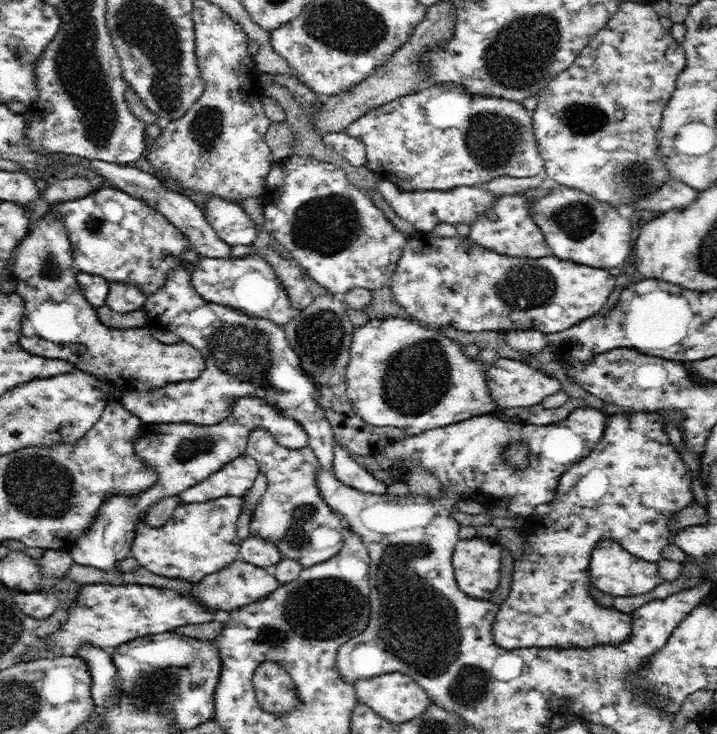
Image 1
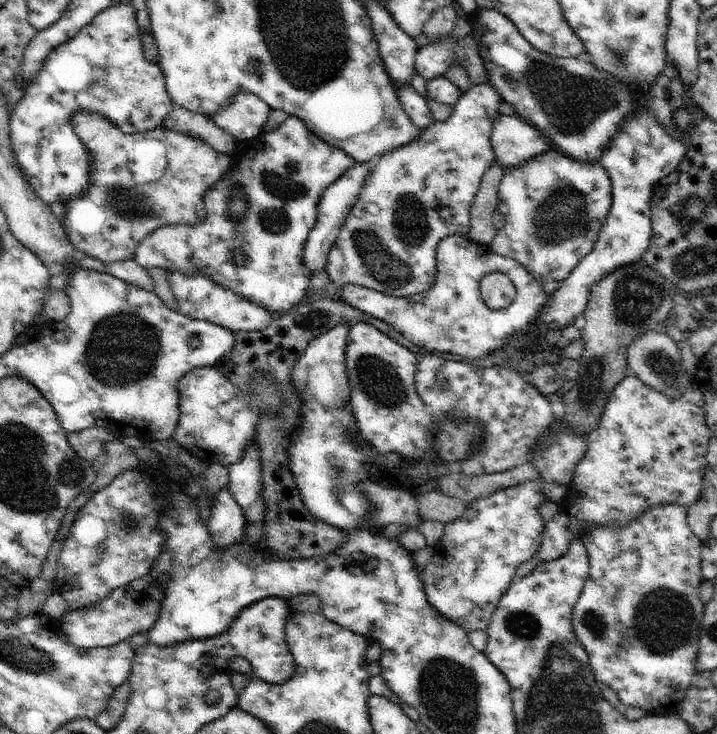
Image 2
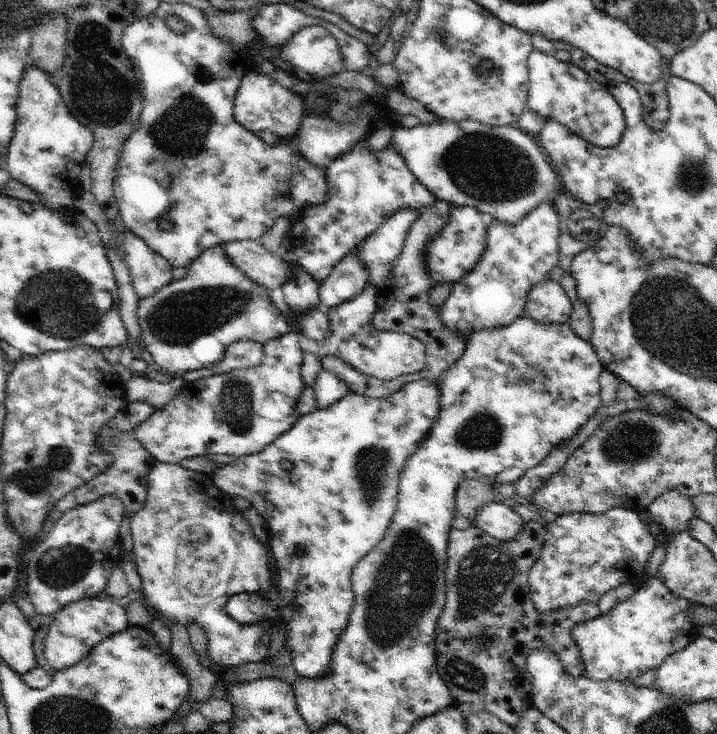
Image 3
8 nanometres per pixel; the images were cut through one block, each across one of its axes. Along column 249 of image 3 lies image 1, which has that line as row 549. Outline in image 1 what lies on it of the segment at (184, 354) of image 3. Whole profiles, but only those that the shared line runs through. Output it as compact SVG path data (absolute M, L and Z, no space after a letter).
M266 428L250 432L245 454L255 458L268 478L268 488L251 514L250 534L272 542L284 558L298 560L303 568L332 559L344 545L344 520L320 495L316 476L319 462L310 447L291 450L281 446Z

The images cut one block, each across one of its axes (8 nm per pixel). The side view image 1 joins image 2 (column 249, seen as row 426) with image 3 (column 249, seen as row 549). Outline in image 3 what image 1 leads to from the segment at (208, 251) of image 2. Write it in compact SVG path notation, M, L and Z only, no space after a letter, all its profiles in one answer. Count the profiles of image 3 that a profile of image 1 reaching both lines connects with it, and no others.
M249 71L241 80L233 110L236 122L245 130L254 134L269 131L278 139L292 139L305 118L305 103L302 97L280 86L270 75L255 71Z

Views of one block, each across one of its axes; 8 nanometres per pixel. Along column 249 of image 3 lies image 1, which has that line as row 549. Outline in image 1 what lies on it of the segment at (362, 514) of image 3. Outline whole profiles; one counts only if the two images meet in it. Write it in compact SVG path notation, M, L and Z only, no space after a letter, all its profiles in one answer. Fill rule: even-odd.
M496 537L460 539L453 553L455 579L461 591L488 600L500 578L501 547ZM610 538L599 540L599 543L596 544L589 568L590 576L592 576L590 584L602 592L608 592L612 598L634 596L654 590L662 581L655 562L650 563L638 559L627 552L616 540Z

